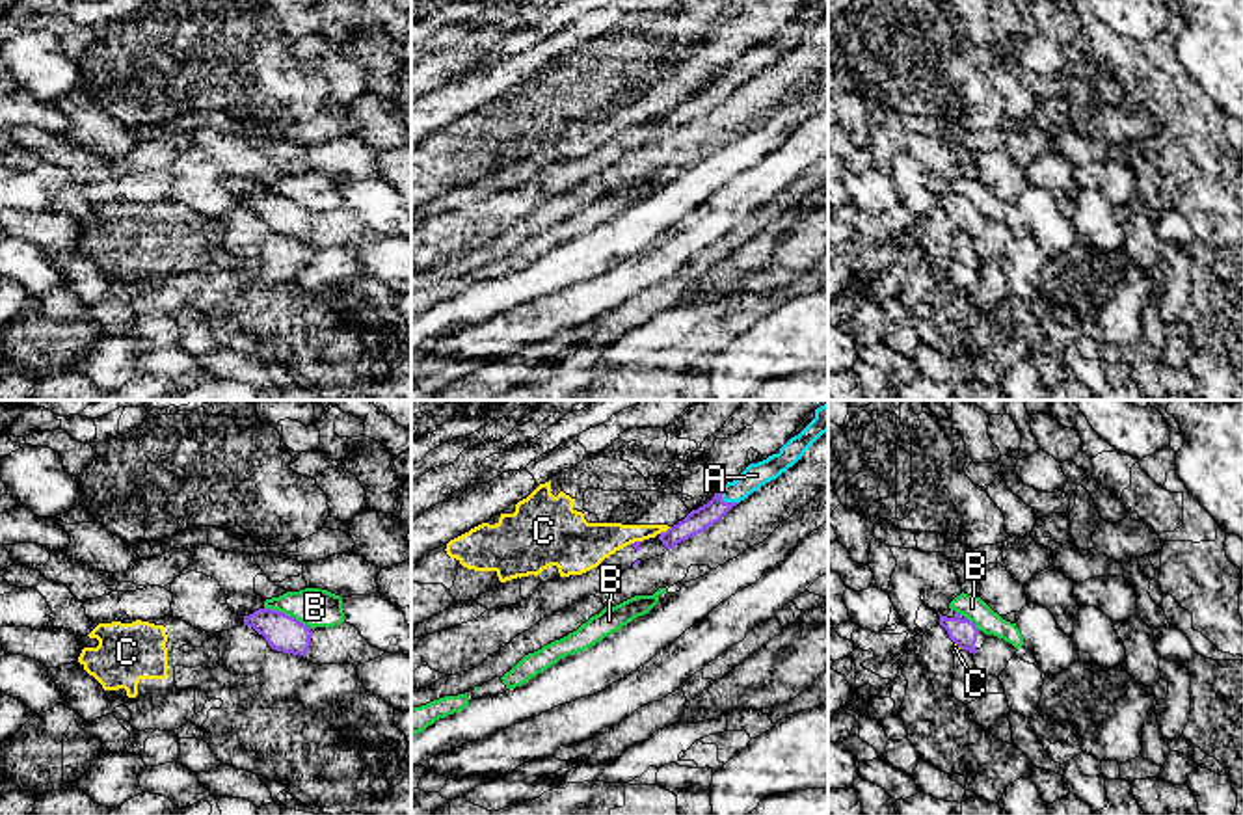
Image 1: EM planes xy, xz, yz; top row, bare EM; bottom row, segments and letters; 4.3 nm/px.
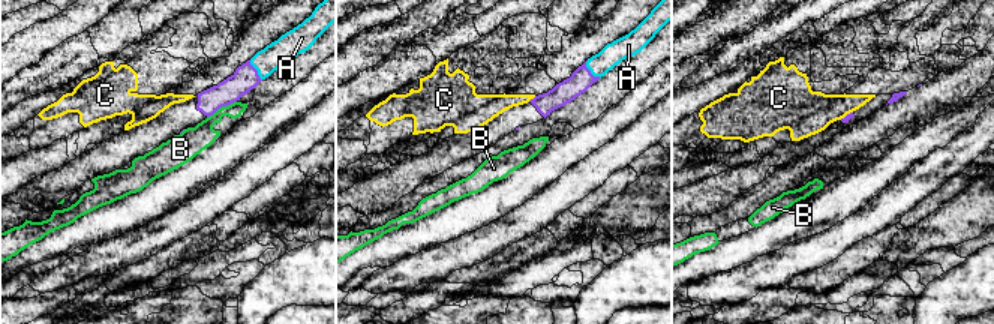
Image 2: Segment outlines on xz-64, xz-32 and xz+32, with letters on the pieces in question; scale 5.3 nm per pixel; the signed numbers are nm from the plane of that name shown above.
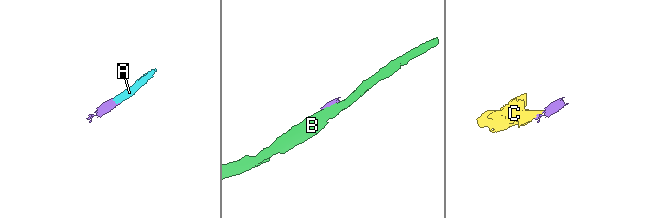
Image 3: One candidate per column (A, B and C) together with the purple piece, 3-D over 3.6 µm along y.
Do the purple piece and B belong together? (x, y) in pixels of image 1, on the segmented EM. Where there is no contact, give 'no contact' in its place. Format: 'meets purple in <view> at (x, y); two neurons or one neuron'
meets purple in xy at (287, 614); two neurons

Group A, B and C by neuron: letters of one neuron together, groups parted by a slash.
A / B / C

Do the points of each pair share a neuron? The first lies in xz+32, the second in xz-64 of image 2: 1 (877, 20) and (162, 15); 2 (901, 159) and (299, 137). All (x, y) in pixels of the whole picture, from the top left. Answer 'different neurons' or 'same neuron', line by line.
1: different neurons
2: different neurons

